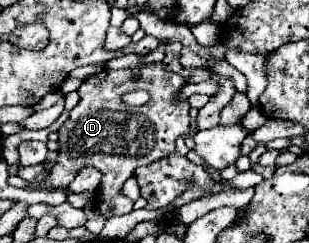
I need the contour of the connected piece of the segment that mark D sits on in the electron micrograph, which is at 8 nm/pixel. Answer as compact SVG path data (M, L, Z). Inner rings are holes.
M149 63L149 67L141 67L139 79L135 79L131 69L103 69L95 75L91 75L89 79L85 79L83 85L79 87L81 99L79 99L77 107L71 109L67 121L59 129L61 151L59 151L57 163L53 165L51 173L43 179L43 185L67 187L73 181L73 175L77 175L77 171L81 171L85 167L95 167L103 173L101 187L97 192L97 201L100 204L96 204L96 207L99 212L103 213L105 217L111 217L111 215L125 215L125 213L133 211L133 201L119 193L123 183L133 175L133 171L139 165L149 165L157 159L163 159L169 153L173 153L175 151L175 139L189 131L189 125L191 125L189 109L191 109L191 105L179 97L185 83L187 81L179 73L163 69L161 63ZM141 89L148 91L151 94L151 99L143 107L125 107L121 97L125 93Z

